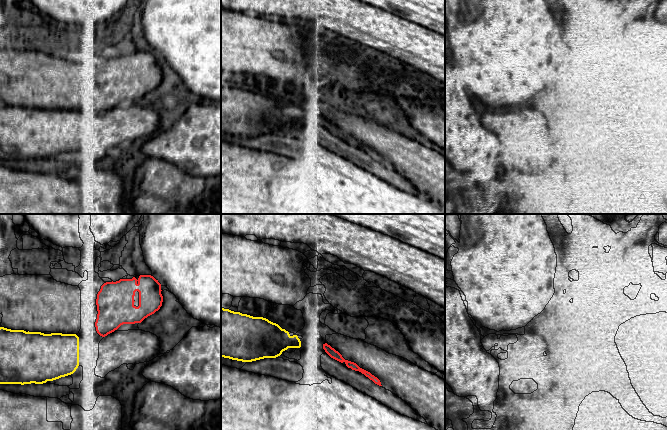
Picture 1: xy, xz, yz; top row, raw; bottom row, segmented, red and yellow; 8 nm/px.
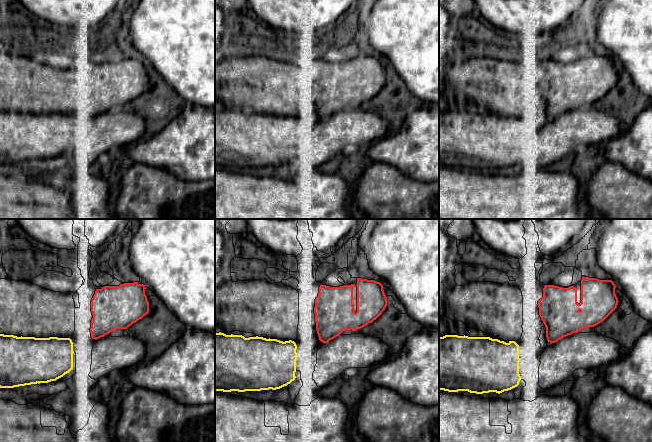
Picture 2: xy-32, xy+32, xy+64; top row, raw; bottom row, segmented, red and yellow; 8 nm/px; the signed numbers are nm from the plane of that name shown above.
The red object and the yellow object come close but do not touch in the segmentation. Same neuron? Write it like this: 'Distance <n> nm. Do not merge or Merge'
Distance 150 nm. Do not merge

